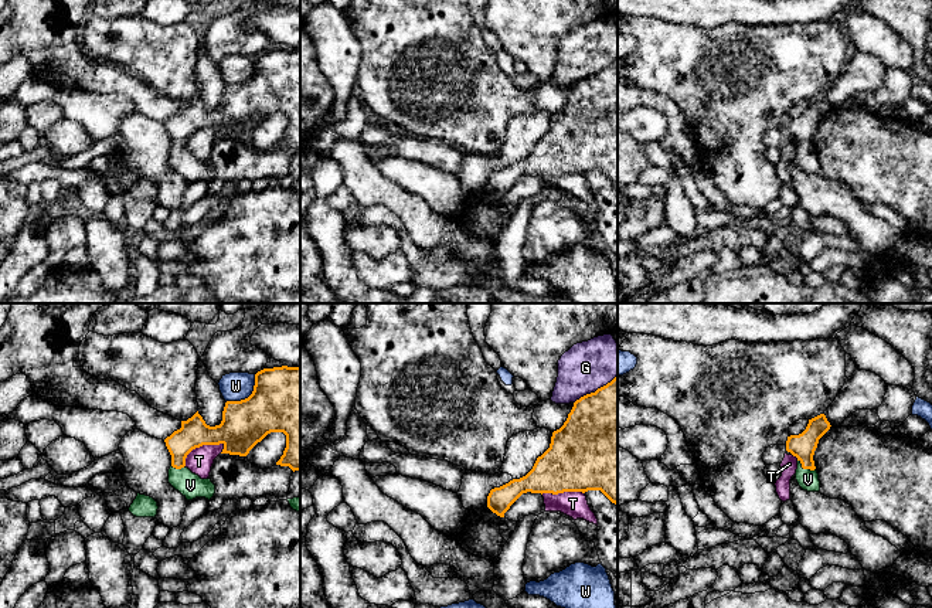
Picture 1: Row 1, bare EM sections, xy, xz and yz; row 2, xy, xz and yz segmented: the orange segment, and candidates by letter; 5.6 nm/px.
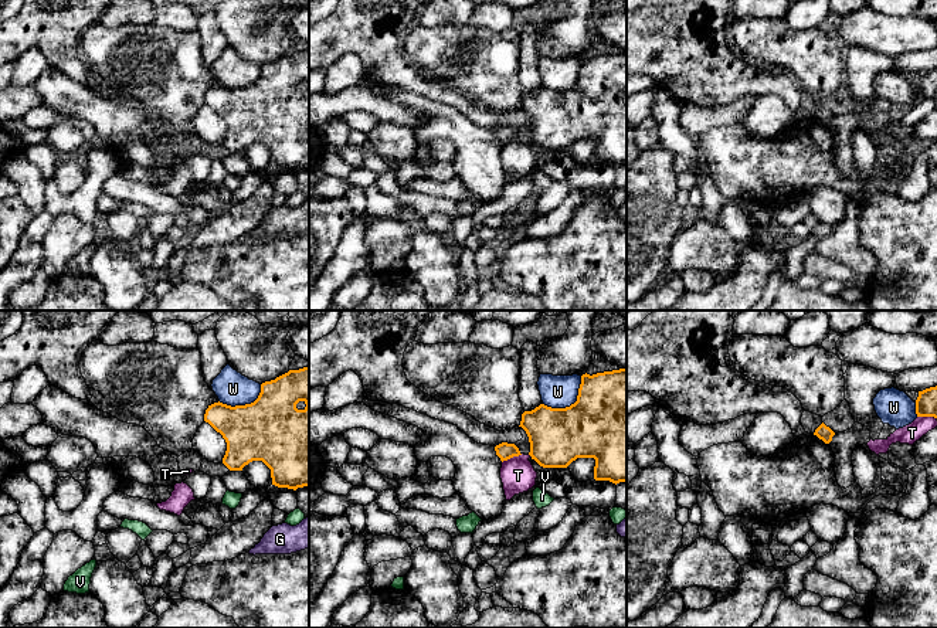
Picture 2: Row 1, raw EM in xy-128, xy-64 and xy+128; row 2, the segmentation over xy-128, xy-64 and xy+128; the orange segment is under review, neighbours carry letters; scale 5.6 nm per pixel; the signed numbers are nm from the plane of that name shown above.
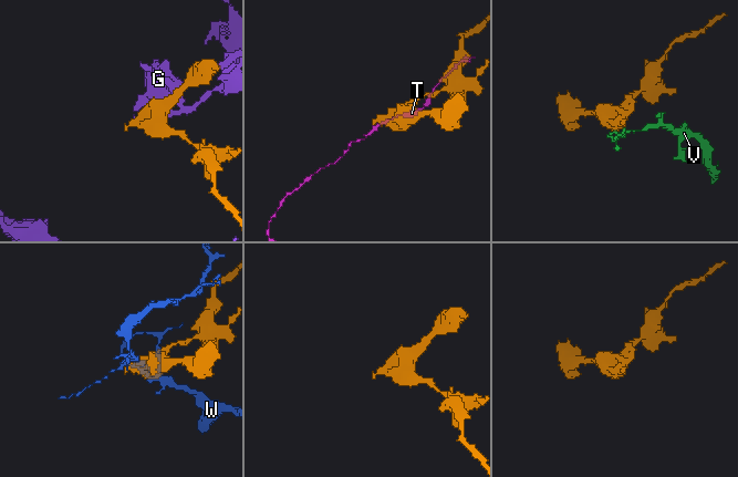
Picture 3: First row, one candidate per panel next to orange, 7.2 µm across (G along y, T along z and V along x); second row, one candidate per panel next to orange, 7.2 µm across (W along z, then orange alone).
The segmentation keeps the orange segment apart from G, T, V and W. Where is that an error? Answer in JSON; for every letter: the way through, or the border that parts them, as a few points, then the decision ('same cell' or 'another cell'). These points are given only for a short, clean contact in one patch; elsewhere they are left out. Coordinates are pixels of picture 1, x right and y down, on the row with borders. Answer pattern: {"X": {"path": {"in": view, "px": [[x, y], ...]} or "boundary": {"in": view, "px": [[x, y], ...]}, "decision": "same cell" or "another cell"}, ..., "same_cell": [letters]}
{"G": {"decision": "another cell"}, "T": {"decision": "another cell"}, "V": {"decision": "another cell"}, "W": {"decision": "another cell"}, "same_cell": []}

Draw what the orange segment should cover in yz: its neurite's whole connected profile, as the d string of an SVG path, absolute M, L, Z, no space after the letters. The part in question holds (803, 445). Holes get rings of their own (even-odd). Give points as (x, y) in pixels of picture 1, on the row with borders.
M820 414L809 420L809 424L802 434L788 437L786 451L797 458L803 469L816 469L813 455L819 439L830 429L830 427L826 415Z

